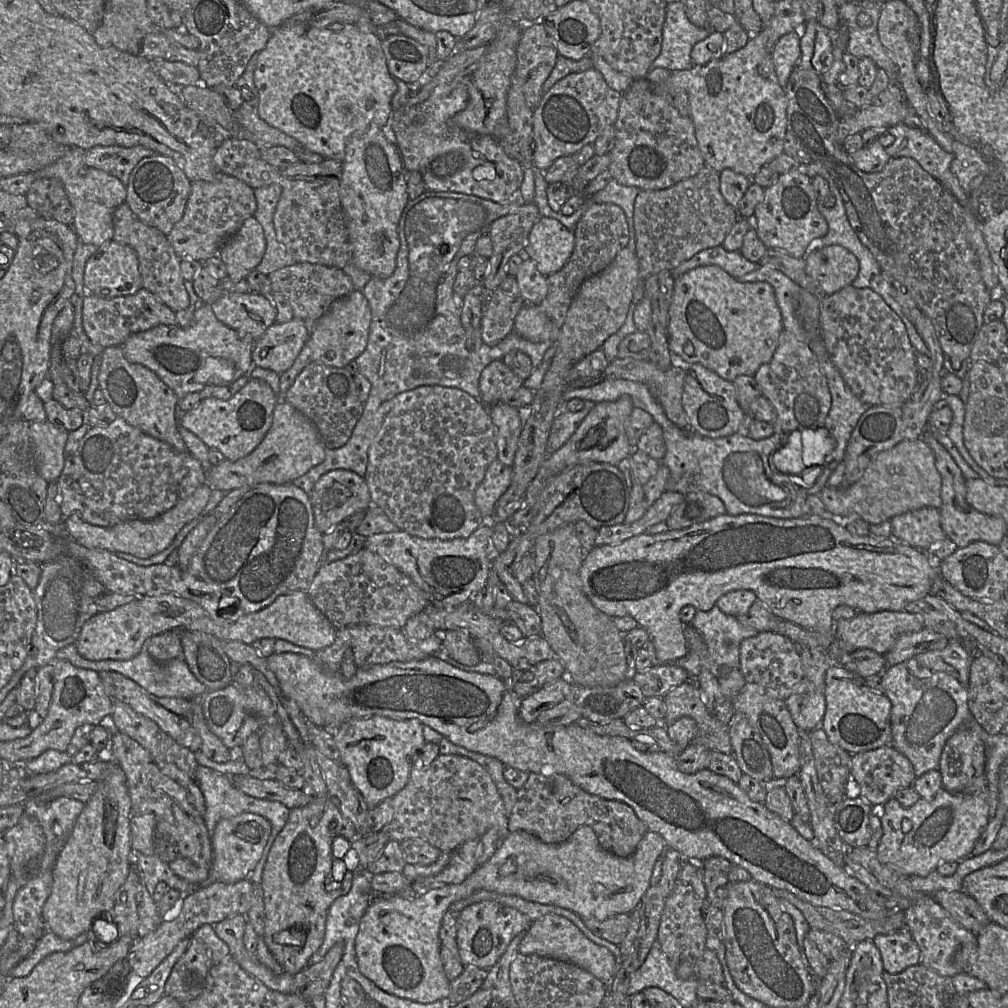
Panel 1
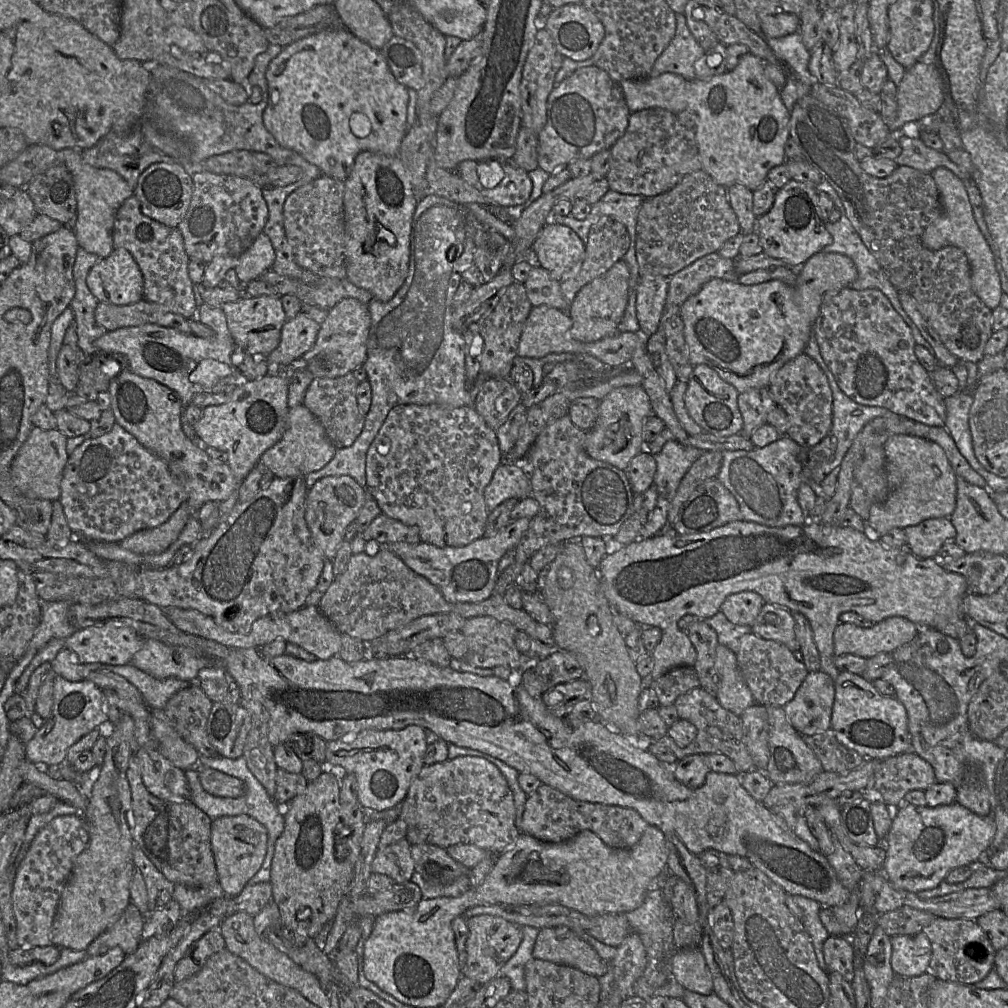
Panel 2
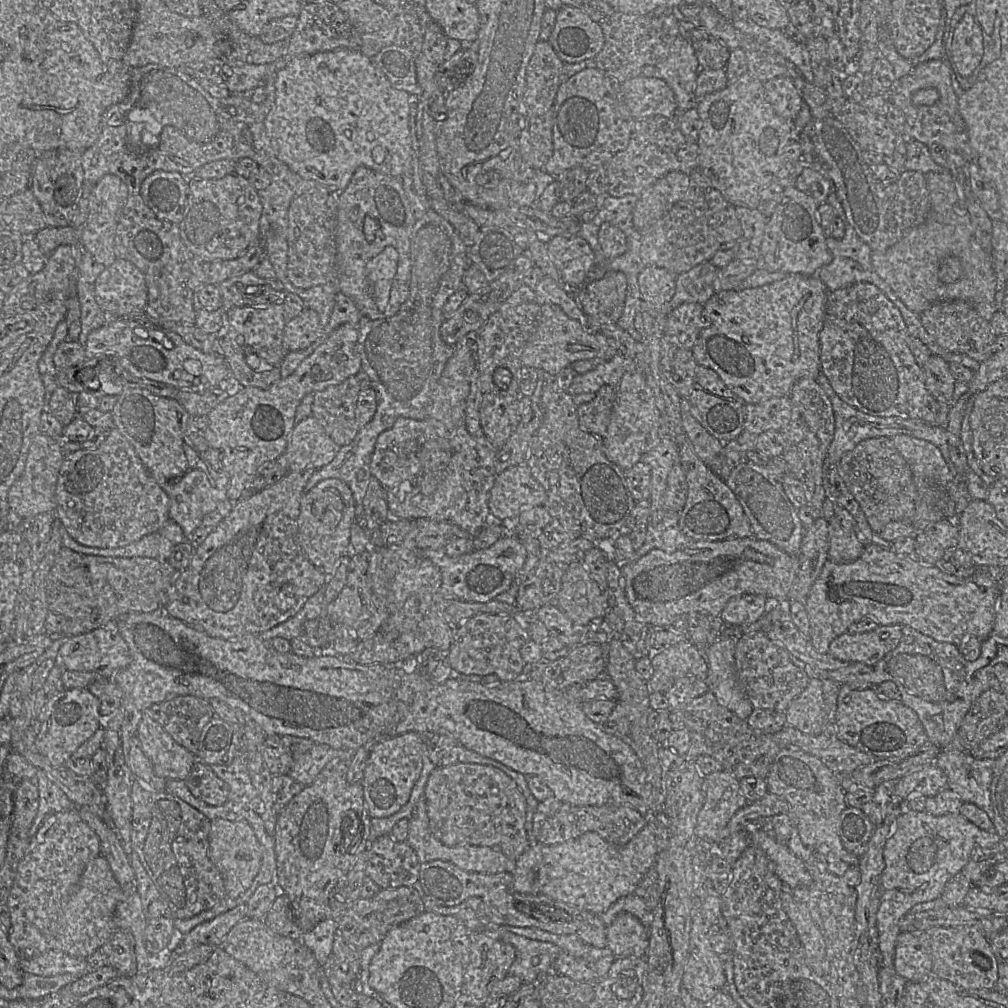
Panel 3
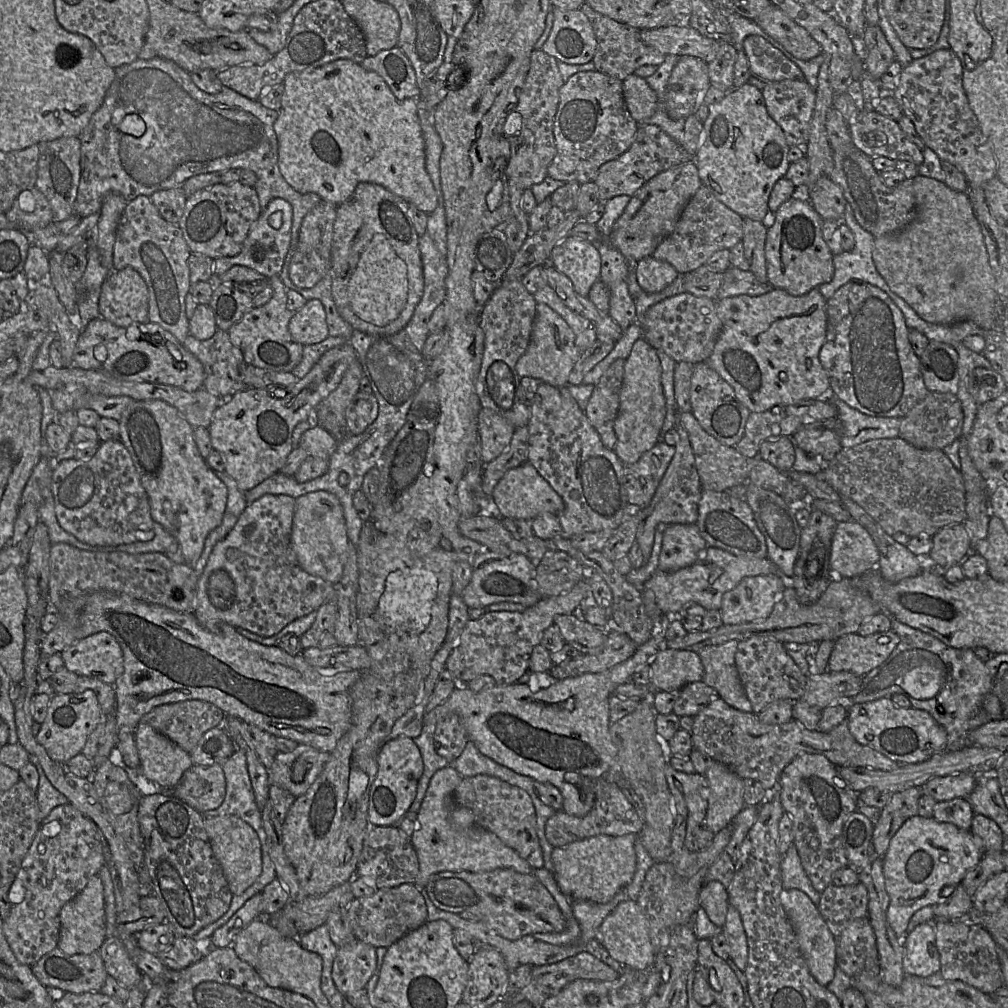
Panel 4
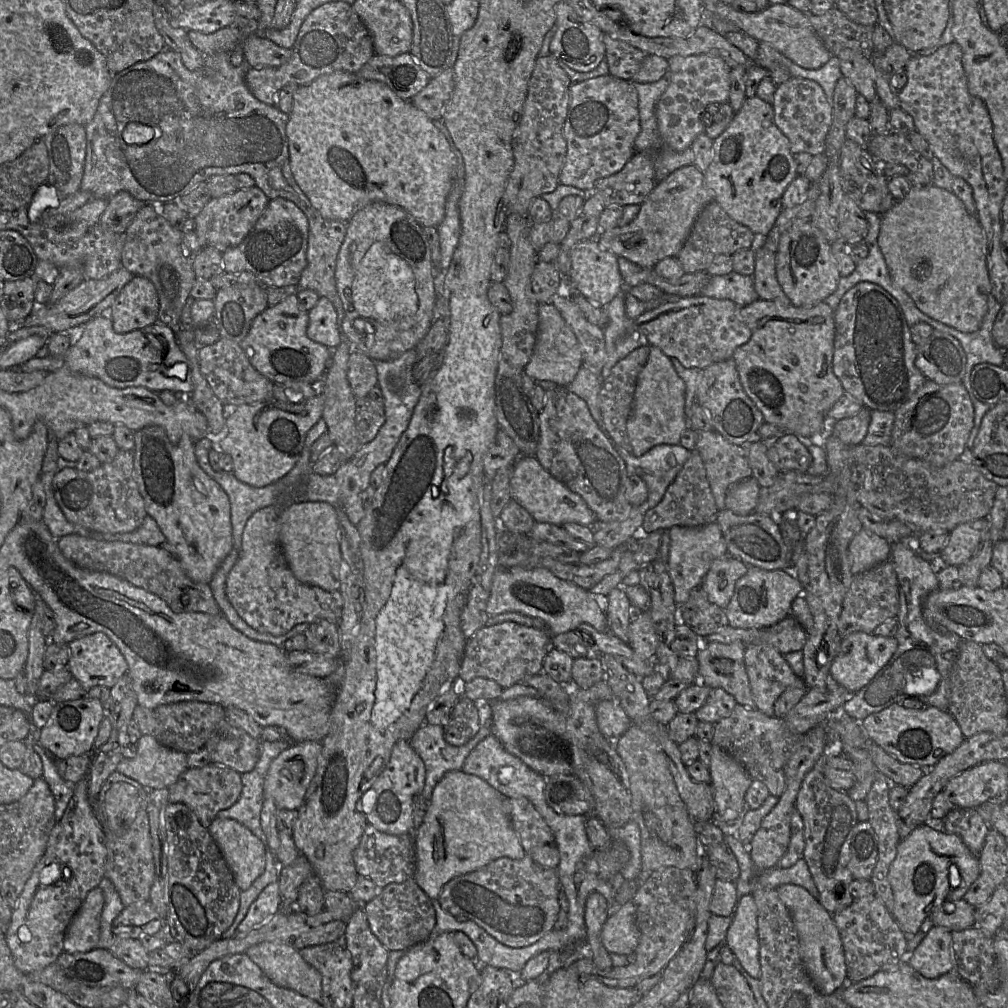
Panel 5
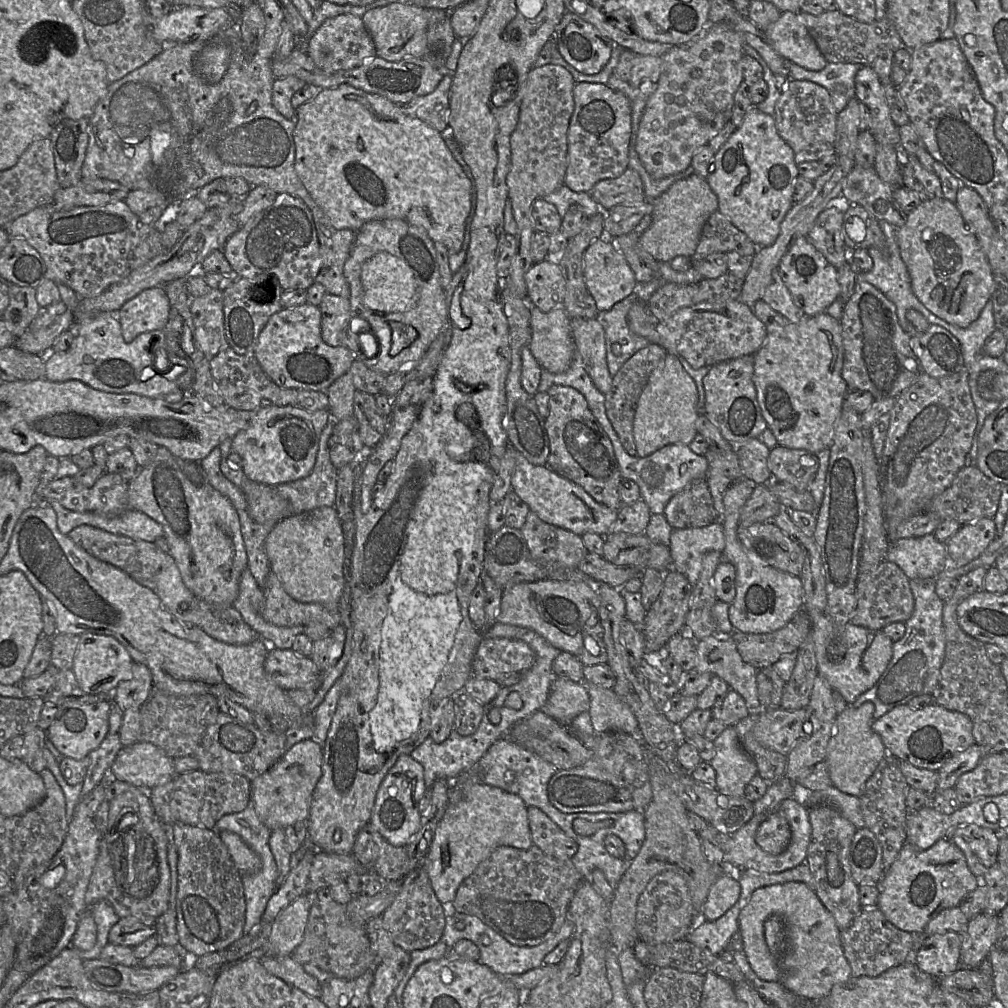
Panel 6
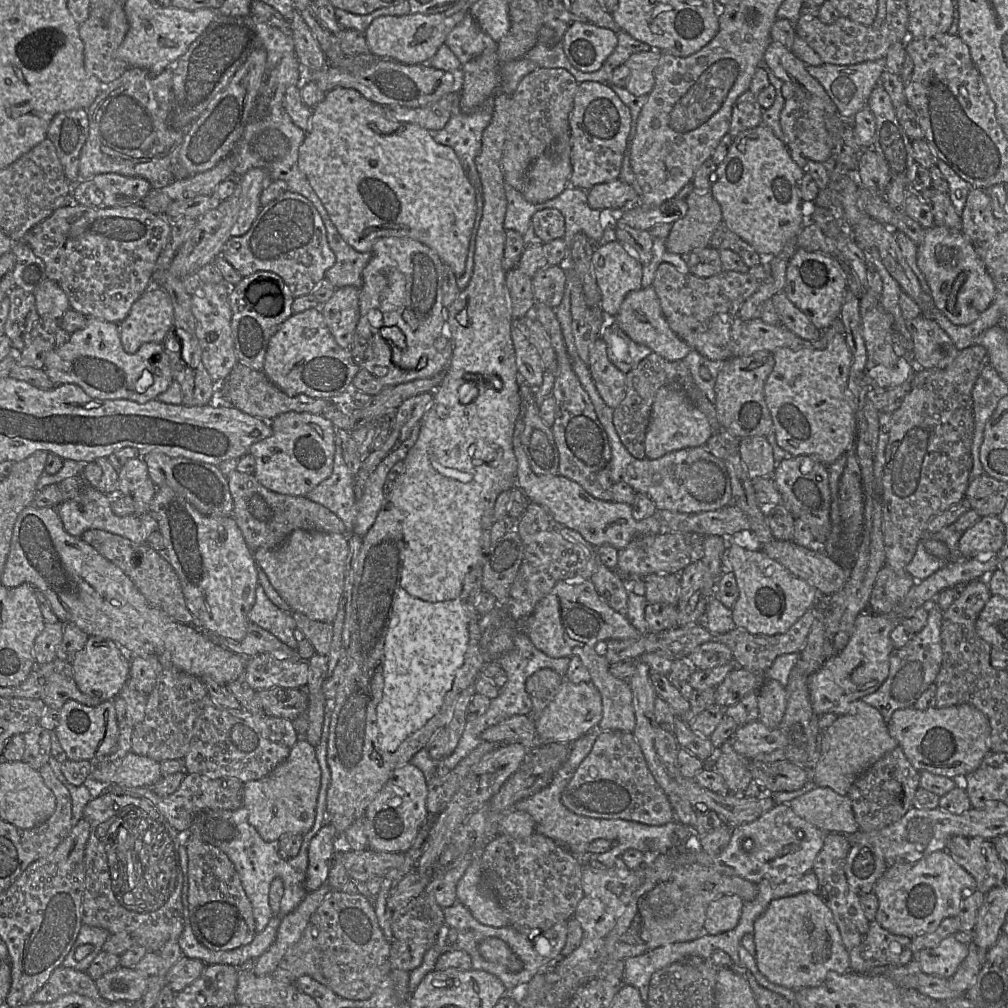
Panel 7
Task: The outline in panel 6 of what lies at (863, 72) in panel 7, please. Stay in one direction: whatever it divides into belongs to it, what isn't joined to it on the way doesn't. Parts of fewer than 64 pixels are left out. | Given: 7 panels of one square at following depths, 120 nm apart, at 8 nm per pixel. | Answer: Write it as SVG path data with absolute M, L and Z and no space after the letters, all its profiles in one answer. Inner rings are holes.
M789 62L789 79L804 80L824 87L830 94L837 113L855 98L855 76L862 64L827 63L820 71L807 70Z

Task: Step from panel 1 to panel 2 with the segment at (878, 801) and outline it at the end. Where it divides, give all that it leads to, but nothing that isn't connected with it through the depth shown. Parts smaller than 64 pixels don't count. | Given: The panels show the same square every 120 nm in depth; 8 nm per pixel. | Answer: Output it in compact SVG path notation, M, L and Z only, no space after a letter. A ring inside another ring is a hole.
M908 751L879 760L867 788L878 791L886 805L898 805L908 792L925 791L936 782L931 764Z

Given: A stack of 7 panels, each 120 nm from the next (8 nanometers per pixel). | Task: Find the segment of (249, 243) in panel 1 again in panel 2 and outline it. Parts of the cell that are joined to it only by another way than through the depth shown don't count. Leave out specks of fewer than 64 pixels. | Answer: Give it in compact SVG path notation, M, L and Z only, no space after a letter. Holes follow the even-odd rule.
M262 232L253 244L238 257L234 268L239 281L246 285L259 278L264 272L271 270L275 261L275 253L269 238Z

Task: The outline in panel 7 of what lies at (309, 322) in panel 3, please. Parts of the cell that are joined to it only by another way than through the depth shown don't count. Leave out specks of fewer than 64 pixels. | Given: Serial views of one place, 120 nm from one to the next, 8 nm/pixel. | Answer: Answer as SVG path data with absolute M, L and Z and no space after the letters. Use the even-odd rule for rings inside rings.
M354 286L337 288L320 308L336 343L344 349L350 349L359 320L359 295Z

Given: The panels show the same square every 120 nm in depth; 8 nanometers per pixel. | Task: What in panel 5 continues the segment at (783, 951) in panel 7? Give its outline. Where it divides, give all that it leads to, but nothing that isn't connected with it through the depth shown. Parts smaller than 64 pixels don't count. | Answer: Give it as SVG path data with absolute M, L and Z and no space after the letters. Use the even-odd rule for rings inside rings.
M783 884L778 886L776 891L793 919L799 938L800 956L809 977L824 996L834 993L848 982L848 978L843 945L832 917L833 914L829 913L801 886ZM751 894L740 897L725 942L748 974L760 979L757 906Z

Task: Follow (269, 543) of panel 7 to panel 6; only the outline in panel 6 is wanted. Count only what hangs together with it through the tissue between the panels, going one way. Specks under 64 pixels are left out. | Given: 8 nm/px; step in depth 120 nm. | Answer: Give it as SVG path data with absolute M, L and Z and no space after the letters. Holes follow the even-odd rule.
M221 459L223 475L244 494L247 511L253 521L264 526L275 526L281 520L295 515L291 503L275 487L250 480L243 470L233 470Z

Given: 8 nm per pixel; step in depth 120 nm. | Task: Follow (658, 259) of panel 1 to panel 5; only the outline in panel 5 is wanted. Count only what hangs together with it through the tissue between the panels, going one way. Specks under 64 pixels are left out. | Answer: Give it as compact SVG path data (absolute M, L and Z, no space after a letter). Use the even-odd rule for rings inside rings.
M712 200L699 213L676 258L684 272L691 274L697 271L707 271L707 267L717 255L732 256L741 249L754 249L757 244L757 237L748 227L733 220L716 201Z

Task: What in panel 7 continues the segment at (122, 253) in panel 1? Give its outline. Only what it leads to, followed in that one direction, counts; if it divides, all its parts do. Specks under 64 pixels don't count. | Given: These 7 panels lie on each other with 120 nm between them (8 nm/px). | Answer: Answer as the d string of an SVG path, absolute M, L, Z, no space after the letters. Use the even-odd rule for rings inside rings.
M150 287L131 307L128 316L119 325L123 349L128 354L134 354L147 342L163 343L174 322L174 308L169 294L161 287Z

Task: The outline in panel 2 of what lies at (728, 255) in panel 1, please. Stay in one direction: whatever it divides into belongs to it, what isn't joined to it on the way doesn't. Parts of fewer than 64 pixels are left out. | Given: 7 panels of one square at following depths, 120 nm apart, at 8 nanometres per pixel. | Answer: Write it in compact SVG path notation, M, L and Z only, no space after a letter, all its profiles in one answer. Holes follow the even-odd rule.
M718 252L707 254L669 278L667 305L681 306L690 296L695 295L712 279L724 279L737 282L739 275L734 268L734 259L724 258Z

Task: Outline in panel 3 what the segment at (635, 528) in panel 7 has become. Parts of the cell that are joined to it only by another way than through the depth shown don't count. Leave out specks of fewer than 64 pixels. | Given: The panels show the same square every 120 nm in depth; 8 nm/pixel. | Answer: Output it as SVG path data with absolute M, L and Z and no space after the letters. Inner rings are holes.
M528 465L512 466L497 475L490 491L490 518L494 521L512 523L526 508L543 506L547 499L544 487L534 478Z

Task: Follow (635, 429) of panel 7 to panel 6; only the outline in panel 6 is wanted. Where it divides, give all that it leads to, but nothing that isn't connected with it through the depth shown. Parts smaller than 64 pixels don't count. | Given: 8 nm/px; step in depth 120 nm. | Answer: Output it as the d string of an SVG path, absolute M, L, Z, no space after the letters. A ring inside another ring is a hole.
M649 343L646 347L631 356L613 376L612 388L605 394L607 417L617 433L625 451L632 457L637 457L637 449L633 435L633 421L640 395L646 386L651 373L665 359L668 352L658 344Z

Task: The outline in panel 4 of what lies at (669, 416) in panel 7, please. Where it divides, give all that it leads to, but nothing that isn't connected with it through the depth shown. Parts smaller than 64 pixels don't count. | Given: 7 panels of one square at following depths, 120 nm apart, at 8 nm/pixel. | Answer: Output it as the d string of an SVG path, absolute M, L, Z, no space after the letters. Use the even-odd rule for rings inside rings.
M639 338L633 345L624 364L624 375L620 390L620 405L614 421L617 437L613 451L624 465L638 462L641 456L661 439L661 429L666 417L666 399L661 382L661 362L657 350L646 339Z

